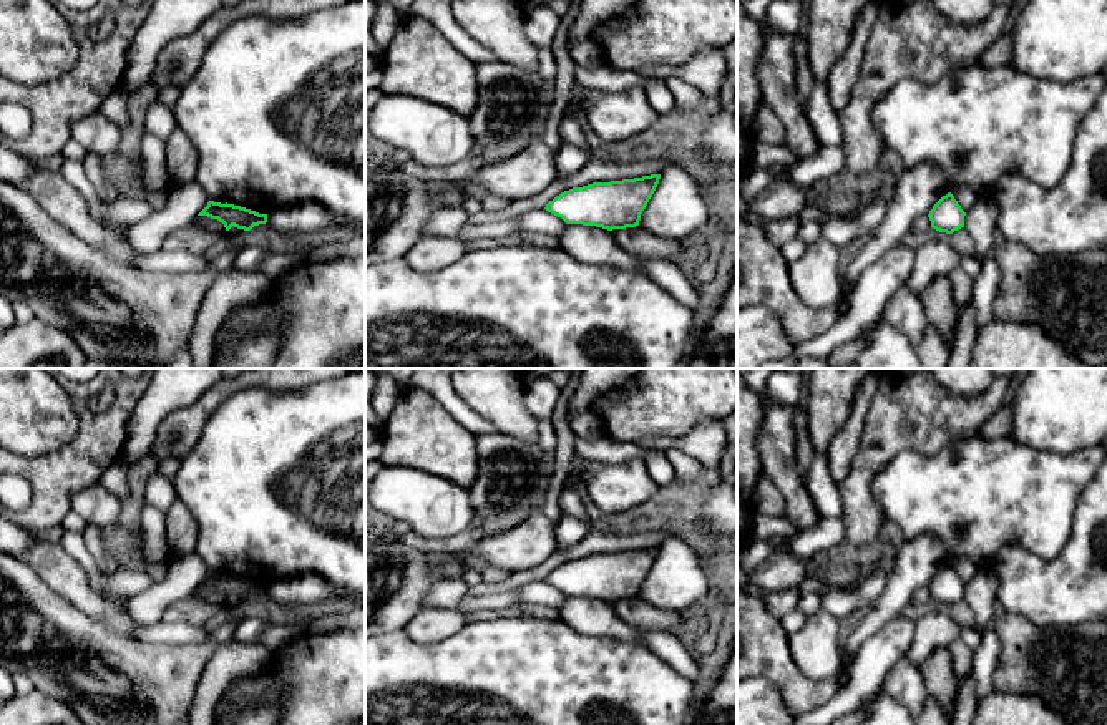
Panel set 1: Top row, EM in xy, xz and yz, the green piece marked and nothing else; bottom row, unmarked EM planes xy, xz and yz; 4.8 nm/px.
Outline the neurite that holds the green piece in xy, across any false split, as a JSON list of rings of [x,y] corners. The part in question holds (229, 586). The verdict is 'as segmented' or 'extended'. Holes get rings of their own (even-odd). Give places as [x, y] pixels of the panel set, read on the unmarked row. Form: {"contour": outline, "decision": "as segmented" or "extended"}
{"contour": [[[209,572],[207,577],[198,587],[217,591],[224,596],[226,602],[229,602],[232,597],[237,601],[251,602],[254,597],[267,594],[267,586],[259,586],[241,577],[227,574],[221,576],[214,572]]], "decision": "as segmented"}

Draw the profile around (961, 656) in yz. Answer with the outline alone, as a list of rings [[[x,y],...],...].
[[[958,637],[951,647],[951,660],[954,669],[956,682],[959,684],[964,677],[973,672],[973,657],[974,650],[971,650],[961,637]]]

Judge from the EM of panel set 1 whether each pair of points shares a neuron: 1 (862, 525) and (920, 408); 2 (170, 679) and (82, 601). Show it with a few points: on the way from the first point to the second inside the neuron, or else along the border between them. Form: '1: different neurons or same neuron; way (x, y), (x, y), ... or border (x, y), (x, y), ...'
1: same neuron; way (862, 496), (862, 471), (892, 437)
2: different neurons; border (85, 613), (112, 629), (135, 637)

